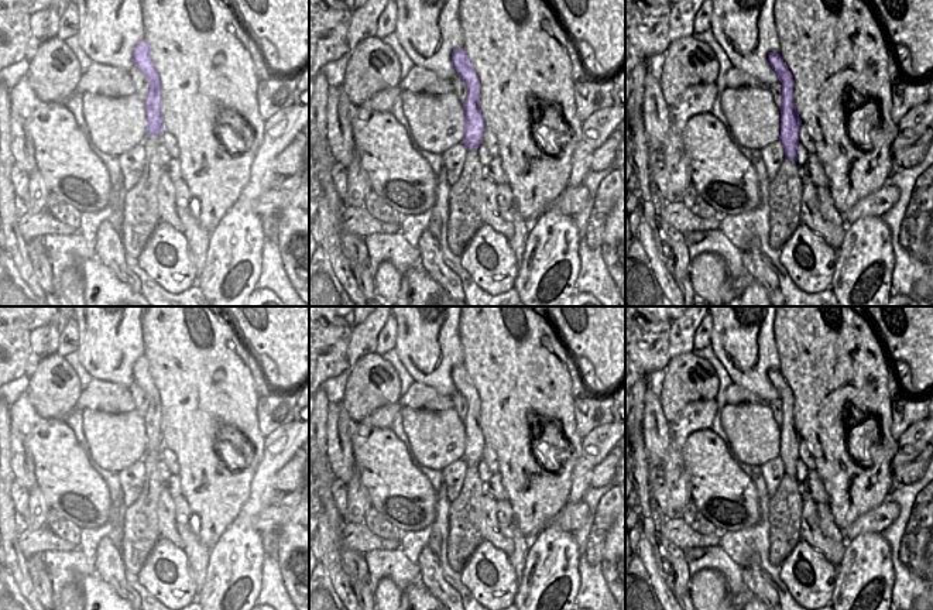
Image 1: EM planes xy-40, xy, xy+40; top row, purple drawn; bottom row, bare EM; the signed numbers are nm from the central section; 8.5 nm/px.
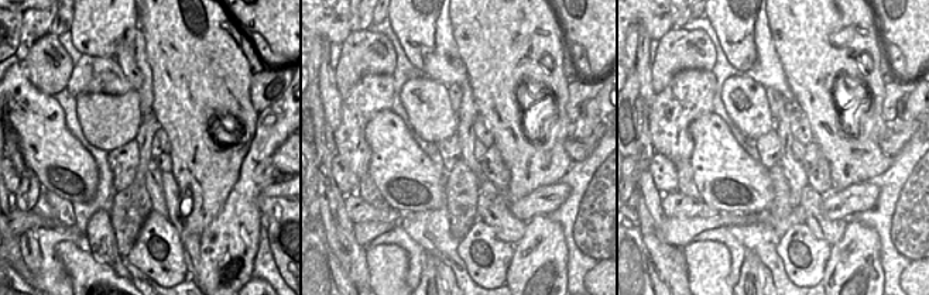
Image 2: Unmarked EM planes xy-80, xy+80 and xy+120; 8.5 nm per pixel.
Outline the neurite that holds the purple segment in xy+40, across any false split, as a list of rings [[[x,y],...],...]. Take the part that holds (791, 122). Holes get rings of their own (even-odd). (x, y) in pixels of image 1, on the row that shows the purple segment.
[[[769,52],[768,61],[782,83],[781,107],[781,136],[779,140],[785,148],[785,158],[795,162],[797,157],[799,128],[802,120],[796,112],[793,100],[793,75],[785,65],[781,54]]]

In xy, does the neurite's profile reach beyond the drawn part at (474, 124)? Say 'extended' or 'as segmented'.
as segmented

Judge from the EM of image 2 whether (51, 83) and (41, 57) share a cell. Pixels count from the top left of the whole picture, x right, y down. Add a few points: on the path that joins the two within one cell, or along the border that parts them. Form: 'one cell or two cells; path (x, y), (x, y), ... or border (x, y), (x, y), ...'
one cell; path (51, 76), (47, 64)

